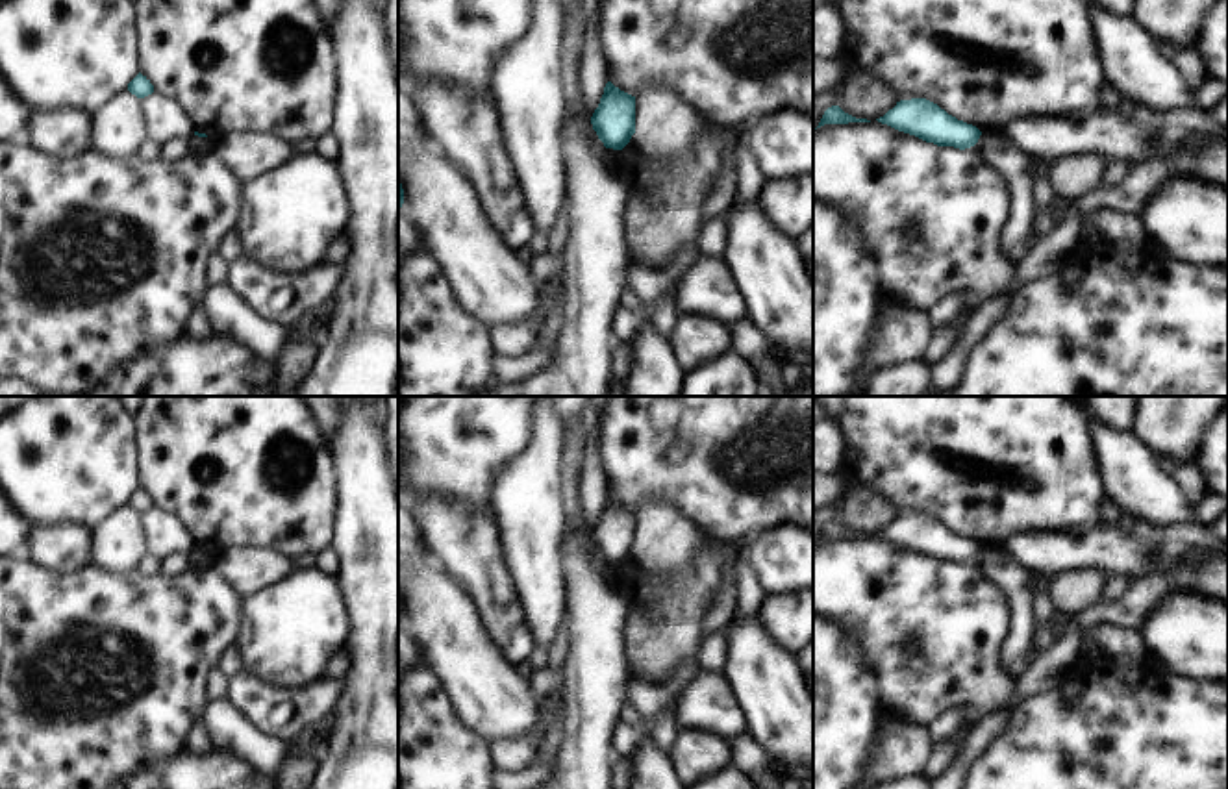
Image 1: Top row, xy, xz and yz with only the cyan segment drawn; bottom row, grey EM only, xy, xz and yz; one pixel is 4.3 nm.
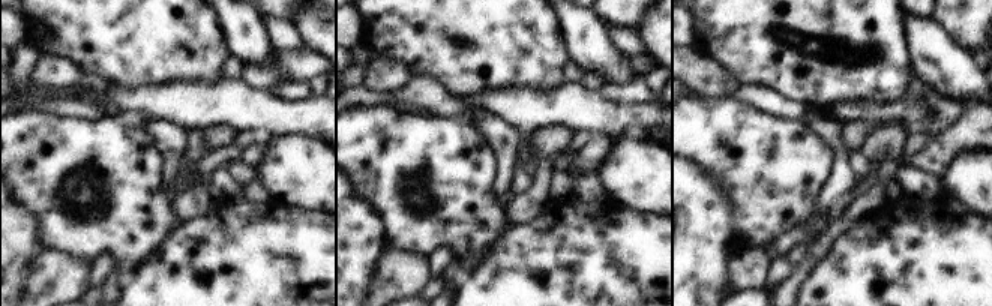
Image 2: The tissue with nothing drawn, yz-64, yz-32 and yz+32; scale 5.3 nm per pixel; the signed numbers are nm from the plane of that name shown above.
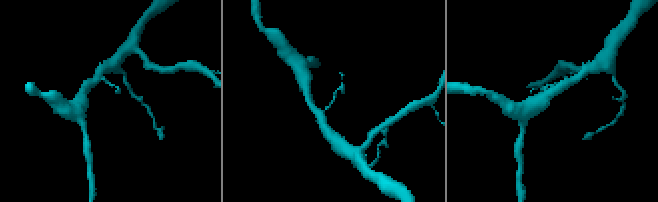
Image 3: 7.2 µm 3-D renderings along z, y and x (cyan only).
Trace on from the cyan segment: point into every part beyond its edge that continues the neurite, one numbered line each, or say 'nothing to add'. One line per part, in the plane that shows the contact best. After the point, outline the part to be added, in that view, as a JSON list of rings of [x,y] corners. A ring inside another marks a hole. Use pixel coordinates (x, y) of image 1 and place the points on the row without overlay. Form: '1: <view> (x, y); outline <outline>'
nothing to add

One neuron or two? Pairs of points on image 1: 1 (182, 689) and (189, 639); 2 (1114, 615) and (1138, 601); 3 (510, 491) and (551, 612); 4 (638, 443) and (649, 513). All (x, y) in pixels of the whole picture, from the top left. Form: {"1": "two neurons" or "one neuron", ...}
{"1": "one neuron", "2": "one neuron", "3": "one neuron", "4": "two neurons"}

